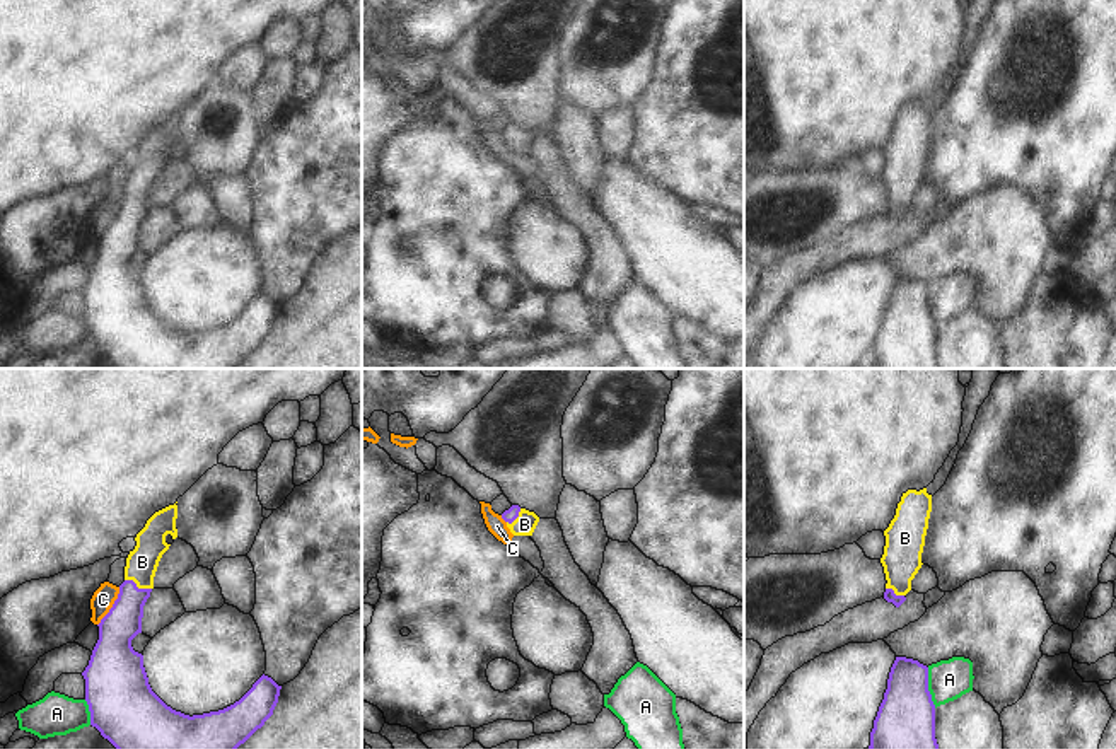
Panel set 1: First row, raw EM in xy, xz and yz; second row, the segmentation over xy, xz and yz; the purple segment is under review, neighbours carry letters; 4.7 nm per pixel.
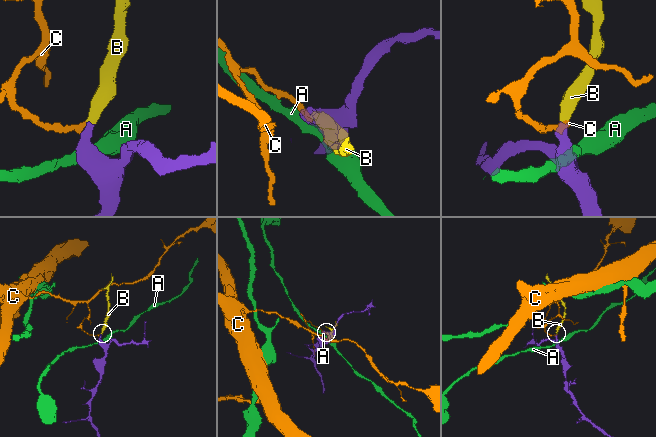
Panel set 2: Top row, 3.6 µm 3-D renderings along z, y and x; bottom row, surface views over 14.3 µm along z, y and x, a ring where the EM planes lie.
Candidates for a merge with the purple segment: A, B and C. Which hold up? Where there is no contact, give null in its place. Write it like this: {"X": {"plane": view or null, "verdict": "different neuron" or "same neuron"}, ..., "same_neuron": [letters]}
{"A": {"plane": "yz", "verdict": "different neuron"}, "B": {"plane": "xy", "verdict": "same neuron"}, "C": {"plane": "xy", "verdict": "different neuron"}, "same_neuron": ["B"]}

